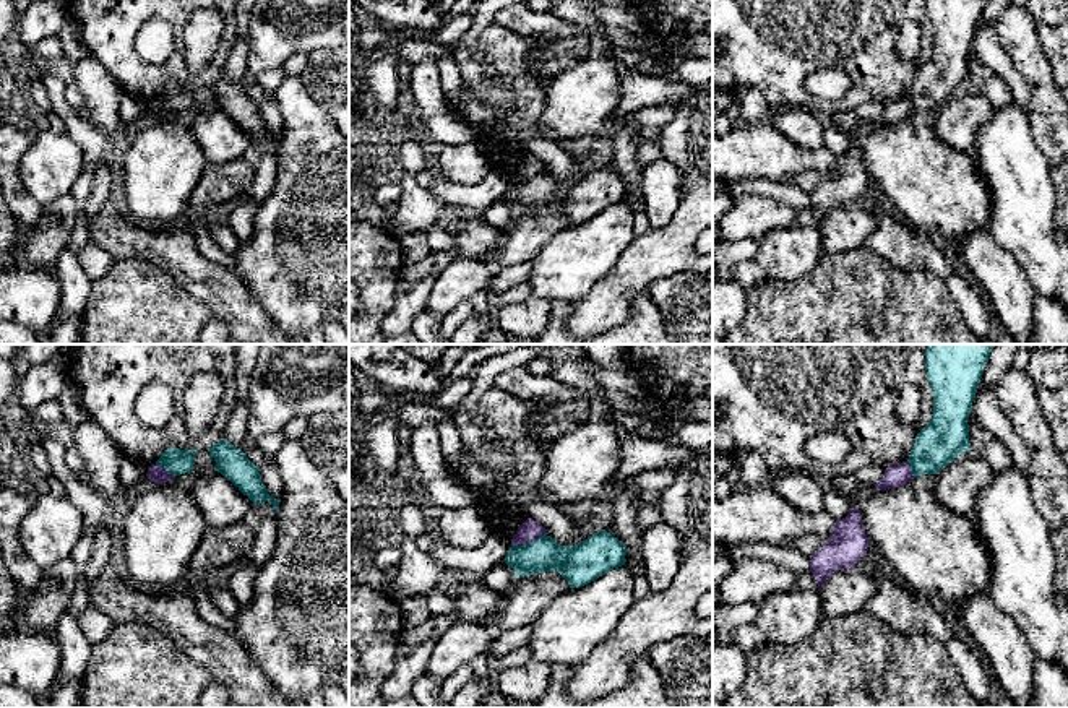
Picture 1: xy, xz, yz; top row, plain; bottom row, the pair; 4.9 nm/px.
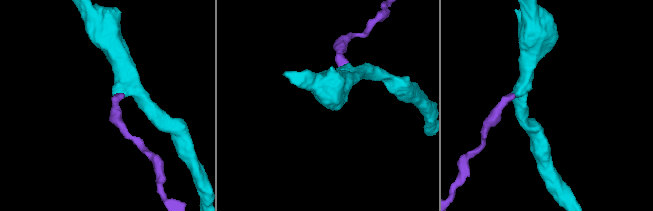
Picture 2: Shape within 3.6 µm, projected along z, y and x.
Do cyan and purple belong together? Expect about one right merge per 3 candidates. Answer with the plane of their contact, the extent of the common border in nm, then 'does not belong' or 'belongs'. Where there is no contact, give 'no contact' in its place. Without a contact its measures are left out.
xz | 190 nm | does not belong

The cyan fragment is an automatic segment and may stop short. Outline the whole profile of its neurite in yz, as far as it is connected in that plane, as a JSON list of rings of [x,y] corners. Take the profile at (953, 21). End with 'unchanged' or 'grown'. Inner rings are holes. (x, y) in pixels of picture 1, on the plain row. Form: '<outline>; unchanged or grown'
[[[925,0],[933,50],[909,91],[914,114],[938,110],[971,86],[969,50],[987,0]]]; unchanged

